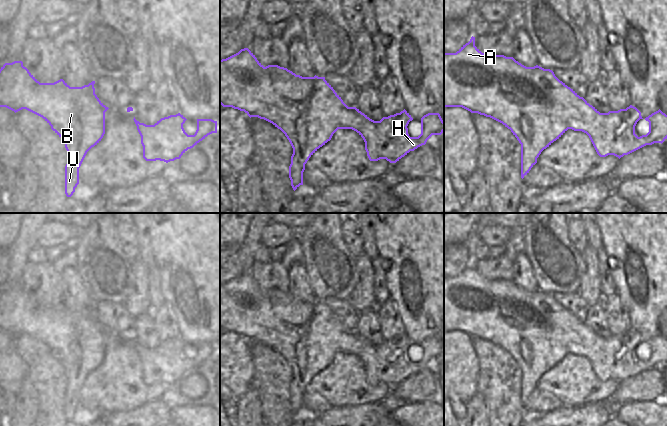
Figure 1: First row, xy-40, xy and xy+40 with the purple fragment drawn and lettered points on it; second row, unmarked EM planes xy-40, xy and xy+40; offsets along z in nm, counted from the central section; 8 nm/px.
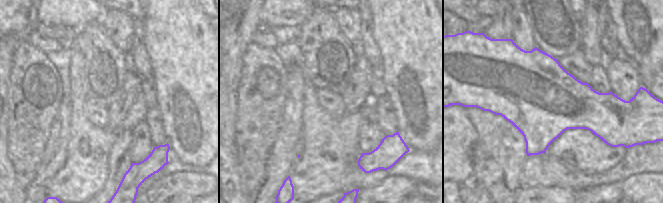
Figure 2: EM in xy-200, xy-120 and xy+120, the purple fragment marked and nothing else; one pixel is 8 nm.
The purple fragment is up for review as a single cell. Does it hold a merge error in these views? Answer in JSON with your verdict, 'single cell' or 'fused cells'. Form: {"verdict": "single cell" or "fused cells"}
{"verdict": "single cell"}

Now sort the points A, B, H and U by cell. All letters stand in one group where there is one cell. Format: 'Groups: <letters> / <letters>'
Groups: A B H U

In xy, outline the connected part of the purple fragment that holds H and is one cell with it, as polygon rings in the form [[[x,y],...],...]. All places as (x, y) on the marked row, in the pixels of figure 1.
[[[248,48],[220,60],[220,104],[244,111],[250,118],[264,119],[285,134],[293,148],[289,178],[294,191],[303,185],[303,172],[309,158],[330,141],[338,129],[356,131],[365,142],[370,161],[386,159],[390,163],[425,145],[432,135],[444,132],[440,114],[428,113],[421,118],[421,134],[410,137],[407,126],[413,118],[405,109],[374,121],[356,107],[348,107],[325,77],[302,77],[278,65],[264,67]]]

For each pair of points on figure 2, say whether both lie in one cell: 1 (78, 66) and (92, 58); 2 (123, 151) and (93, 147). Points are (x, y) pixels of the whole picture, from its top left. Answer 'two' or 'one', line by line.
1: two
2: two

